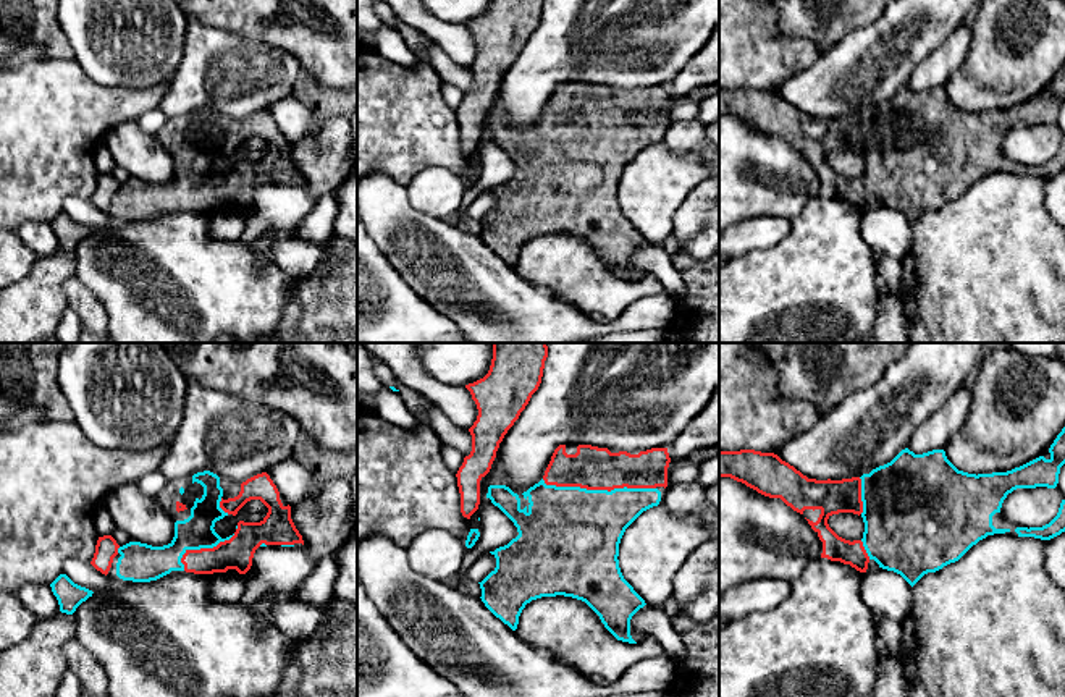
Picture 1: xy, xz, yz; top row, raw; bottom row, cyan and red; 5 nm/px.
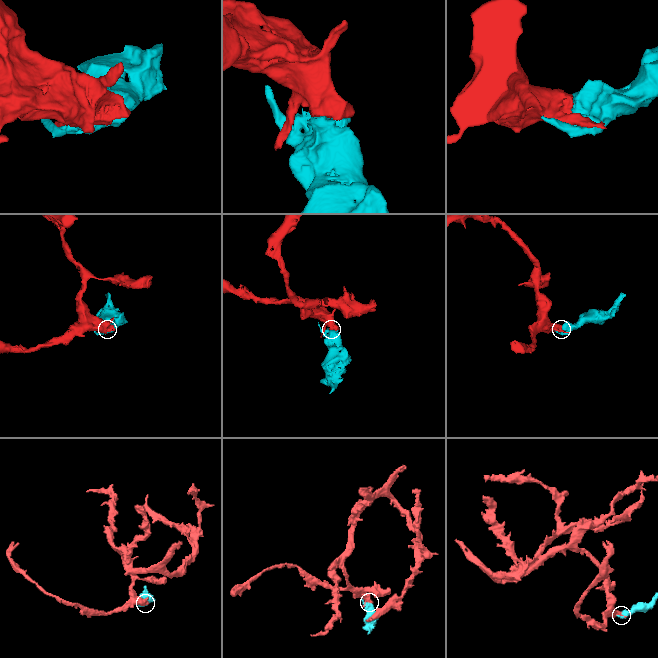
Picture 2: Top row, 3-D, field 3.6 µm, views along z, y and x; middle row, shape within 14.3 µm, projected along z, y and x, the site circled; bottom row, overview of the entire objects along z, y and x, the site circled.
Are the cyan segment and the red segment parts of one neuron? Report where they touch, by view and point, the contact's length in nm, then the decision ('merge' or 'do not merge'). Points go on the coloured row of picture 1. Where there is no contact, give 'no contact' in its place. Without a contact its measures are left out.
xz (598, 490) | 550 nm | merge

